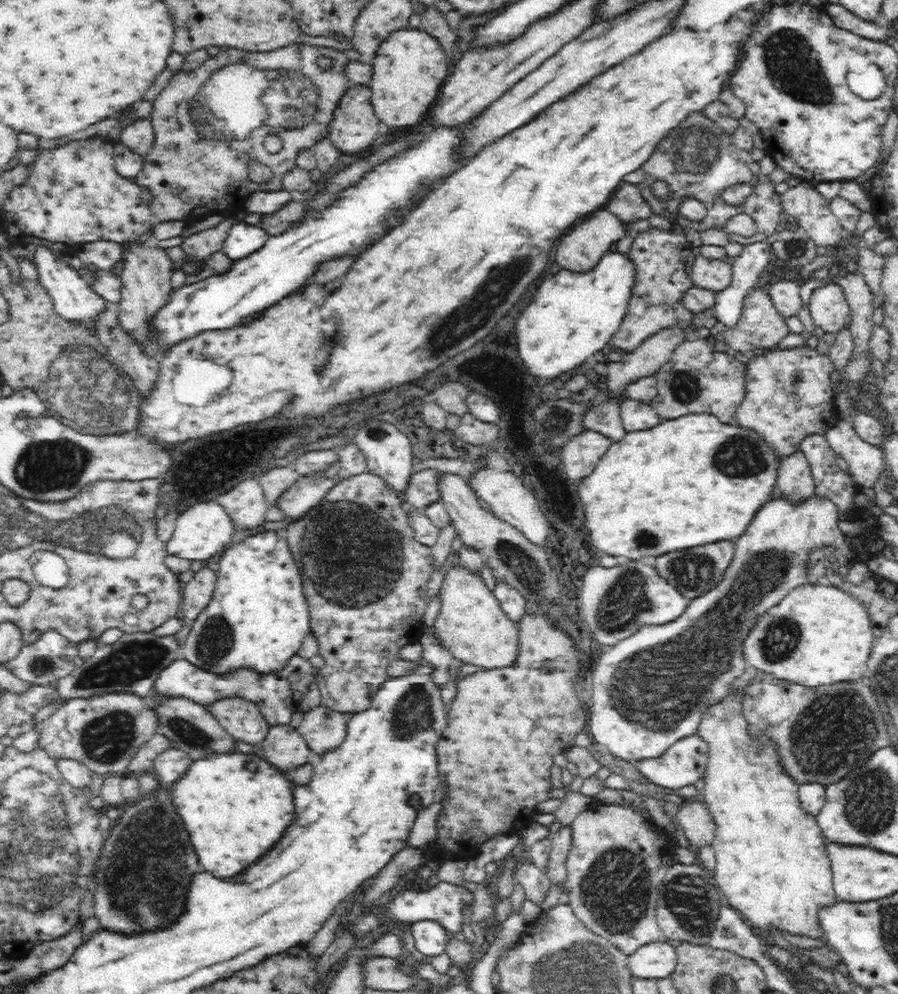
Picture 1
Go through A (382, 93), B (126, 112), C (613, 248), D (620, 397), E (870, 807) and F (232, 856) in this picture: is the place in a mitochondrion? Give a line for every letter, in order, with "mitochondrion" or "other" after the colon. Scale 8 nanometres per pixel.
A: other
B: other
C: other
D: other
E: mitochondrion
F: other

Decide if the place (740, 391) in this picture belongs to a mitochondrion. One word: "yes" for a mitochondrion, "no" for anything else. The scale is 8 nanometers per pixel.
no

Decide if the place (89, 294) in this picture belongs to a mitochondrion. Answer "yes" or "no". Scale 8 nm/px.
no

